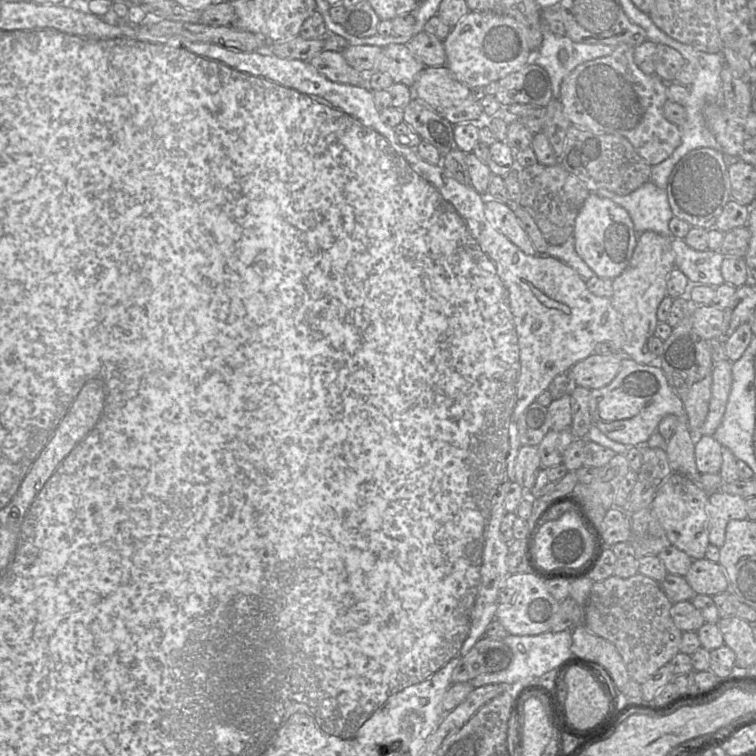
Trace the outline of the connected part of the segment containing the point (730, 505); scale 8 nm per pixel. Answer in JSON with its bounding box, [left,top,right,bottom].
[706,492,747,548]

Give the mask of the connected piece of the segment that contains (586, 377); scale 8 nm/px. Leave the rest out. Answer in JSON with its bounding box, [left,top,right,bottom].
[570,352,624,390]

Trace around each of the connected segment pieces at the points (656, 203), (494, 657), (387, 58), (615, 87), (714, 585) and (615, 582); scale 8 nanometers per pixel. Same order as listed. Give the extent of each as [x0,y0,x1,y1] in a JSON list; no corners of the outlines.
[[595,181,674,236],[452,638,510,684],[377,44,424,87],[559,44,681,166],[684,558,729,596],[584,573,683,684]]

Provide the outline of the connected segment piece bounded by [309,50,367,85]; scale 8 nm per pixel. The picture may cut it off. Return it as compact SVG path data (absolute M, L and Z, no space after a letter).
M322 50L309 61L314 68L333 82L366 85L366 76L352 68L342 53Z

